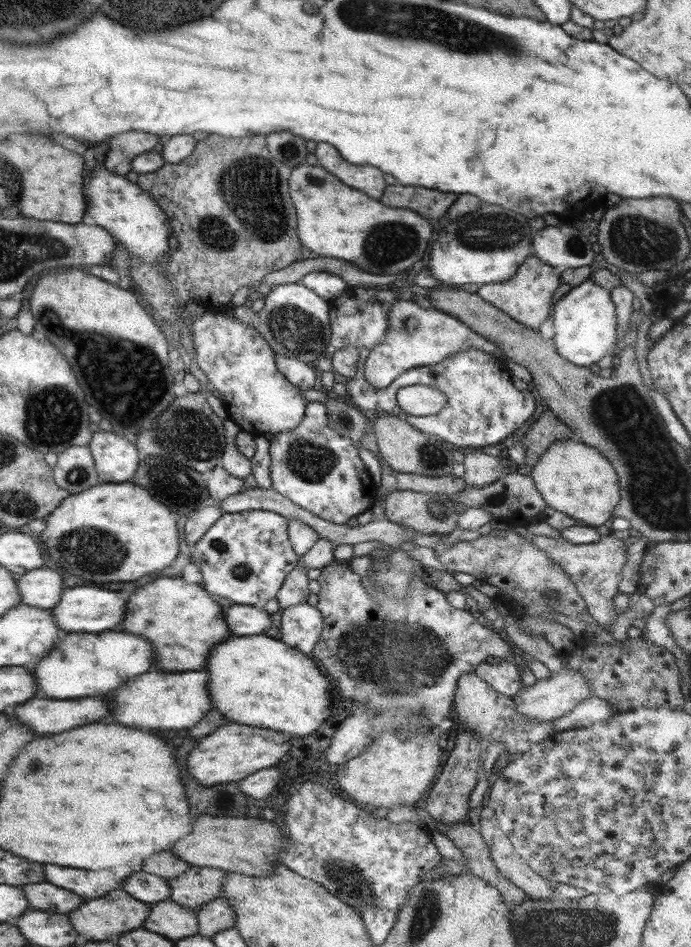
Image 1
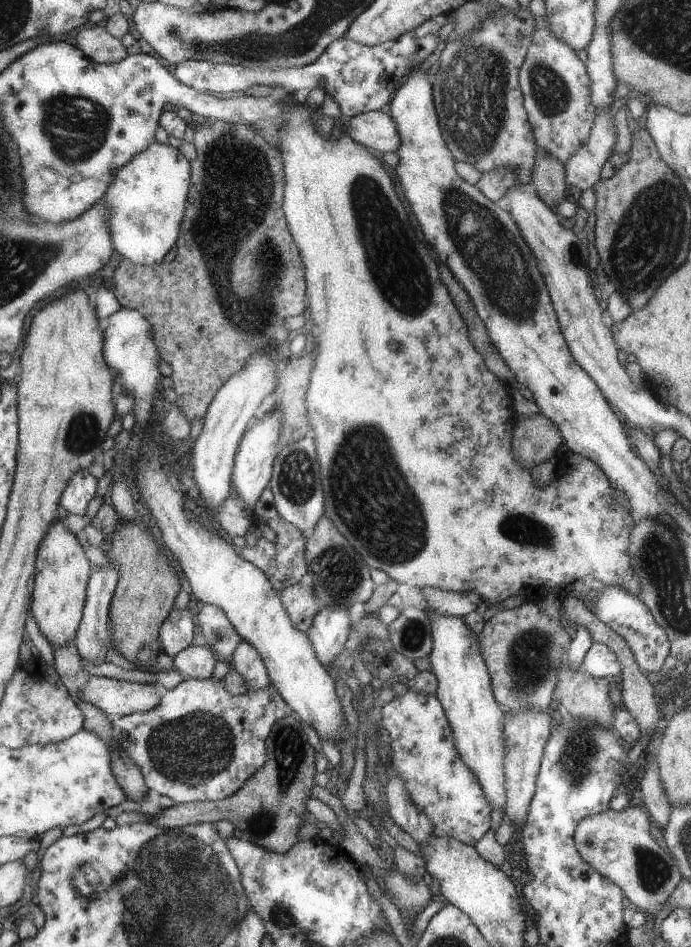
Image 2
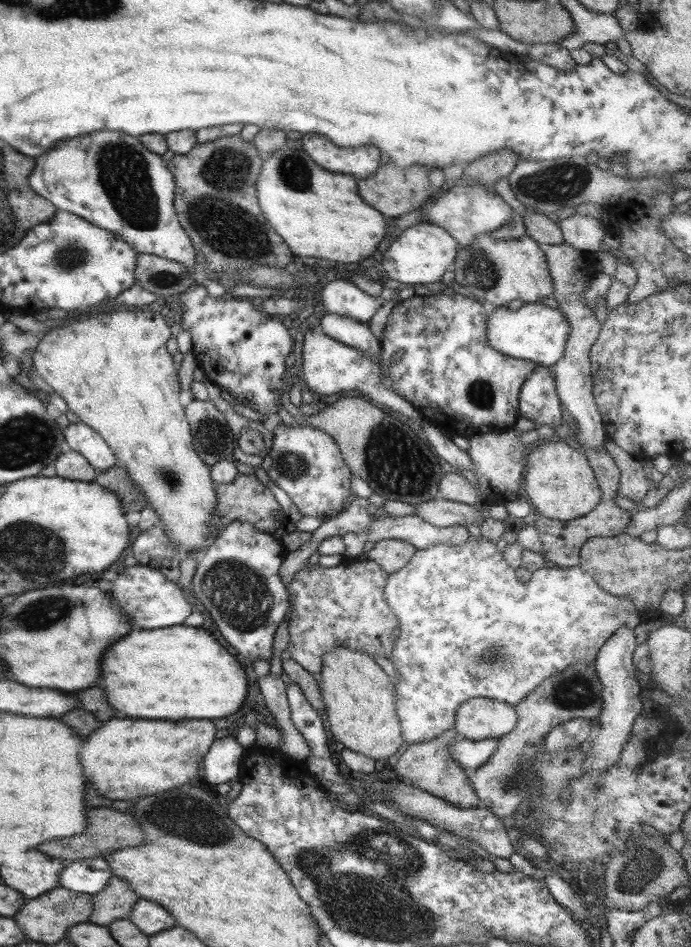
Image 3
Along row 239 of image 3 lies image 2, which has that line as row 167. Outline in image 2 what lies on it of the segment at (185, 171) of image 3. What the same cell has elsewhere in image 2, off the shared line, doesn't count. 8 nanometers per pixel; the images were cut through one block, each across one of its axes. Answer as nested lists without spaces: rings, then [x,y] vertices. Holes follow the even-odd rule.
[[[209,118],[204,124],[200,124],[194,130],[194,144],[196,148],[196,158],[190,161],[190,188],[188,191],[188,200],[186,203],[186,212],[180,225],[180,232],[176,248],[176,257],[173,261],[158,262],[156,266],[163,266],[164,273],[158,270],[158,274],[151,272],[146,265],[139,266],[130,262],[130,260],[122,260],[113,273],[113,281],[115,286],[115,295],[122,307],[127,309],[138,310],[154,329],[154,344],[158,348],[158,354],[164,362],[170,364],[172,368],[172,390],[176,392],[176,400],[171,403],[170,411],[184,414],[190,422],[198,420],[205,416],[208,405],[214,400],[216,393],[230,376],[234,376],[238,370],[242,370],[246,366],[246,360],[250,360],[256,352],[264,352],[268,348],[274,350],[274,346],[282,346],[282,342],[288,336],[288,328],[284,326],[288,318],[298,316],[304,312],[306,304],[306,282],[304,282],[304,266],[298,254],[298,248],[294,246],[294,240],[288,232],[286,220],[284,220],[284,212],[282,212],[282,186],[284,186],[284,172],[282,164],[282,156],[280,150],[275,146],[270,146],[263,136],[256,132],[256,126],[251,124],[236,124],[236,122],[220,122],[215,118]]]

